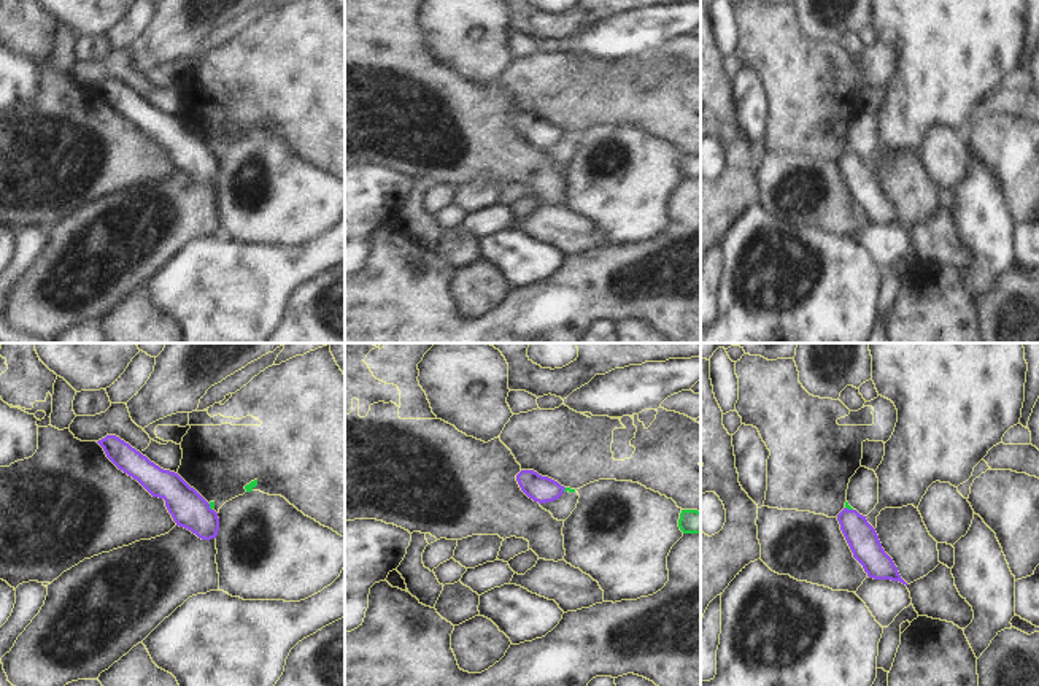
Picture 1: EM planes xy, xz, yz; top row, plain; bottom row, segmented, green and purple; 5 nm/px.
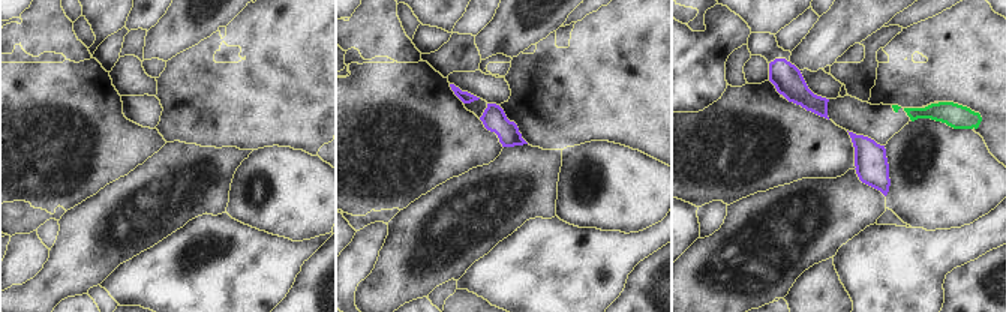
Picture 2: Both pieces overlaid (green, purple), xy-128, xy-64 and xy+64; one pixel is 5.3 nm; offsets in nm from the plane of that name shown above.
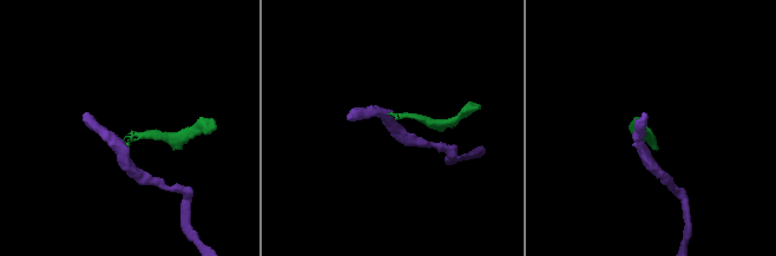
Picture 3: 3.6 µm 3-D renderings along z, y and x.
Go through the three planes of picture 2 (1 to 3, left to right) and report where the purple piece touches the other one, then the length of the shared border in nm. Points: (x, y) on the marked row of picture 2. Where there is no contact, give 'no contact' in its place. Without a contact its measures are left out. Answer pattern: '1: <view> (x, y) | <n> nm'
1: no contact
2: no contact
3: no contact

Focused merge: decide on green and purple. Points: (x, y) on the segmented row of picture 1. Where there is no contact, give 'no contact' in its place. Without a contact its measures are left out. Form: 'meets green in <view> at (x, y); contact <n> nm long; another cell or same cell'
meets green in yz at (849, 508); contact 40 nm long; another cell

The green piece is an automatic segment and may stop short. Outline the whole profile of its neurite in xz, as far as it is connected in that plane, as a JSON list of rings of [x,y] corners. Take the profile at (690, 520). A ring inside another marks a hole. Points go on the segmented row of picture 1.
[[[682,510],[678,527],[683,534],[701,534],[701,511]]]

